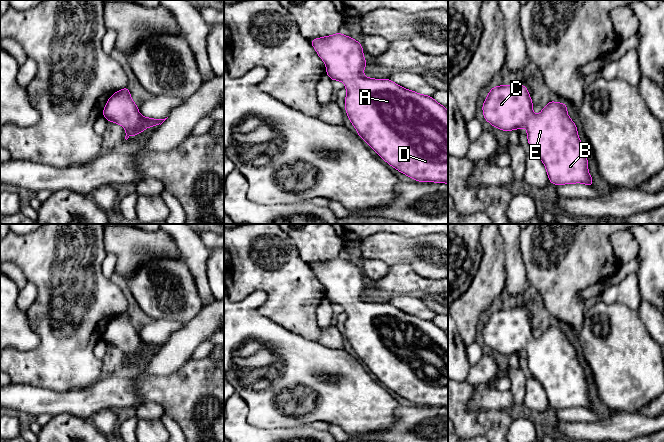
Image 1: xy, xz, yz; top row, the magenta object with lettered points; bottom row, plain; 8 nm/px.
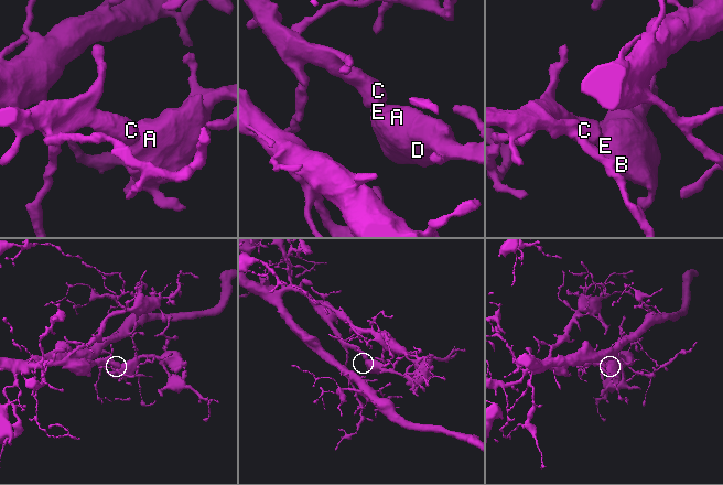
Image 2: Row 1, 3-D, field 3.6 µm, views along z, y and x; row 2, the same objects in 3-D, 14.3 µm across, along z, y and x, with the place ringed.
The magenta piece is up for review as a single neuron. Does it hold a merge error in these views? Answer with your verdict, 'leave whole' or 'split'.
leave whole

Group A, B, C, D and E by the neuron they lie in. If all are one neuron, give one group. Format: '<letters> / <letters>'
A B C D E

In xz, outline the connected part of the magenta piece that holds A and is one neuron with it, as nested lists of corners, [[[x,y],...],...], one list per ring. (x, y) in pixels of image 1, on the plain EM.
[[[341,257],[312,263],[312,270],[326,288],[326,296],[331,304],[345,308],[347,320],[345,333],[347,340],[361,363],[389,389],[418,406],[448,408],[448,335],[432,320],[419,318],[403,312],[389,303],[367,302],[363,293],[367,291],[360,266]]]

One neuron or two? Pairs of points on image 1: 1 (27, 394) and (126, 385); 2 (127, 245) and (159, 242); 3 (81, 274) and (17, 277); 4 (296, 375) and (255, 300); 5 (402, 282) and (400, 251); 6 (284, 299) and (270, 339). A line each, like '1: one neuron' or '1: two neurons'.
1: one neuron
2: one neuron
3: two neurons
4: one neuron
5: two neurons
6: two neurons

